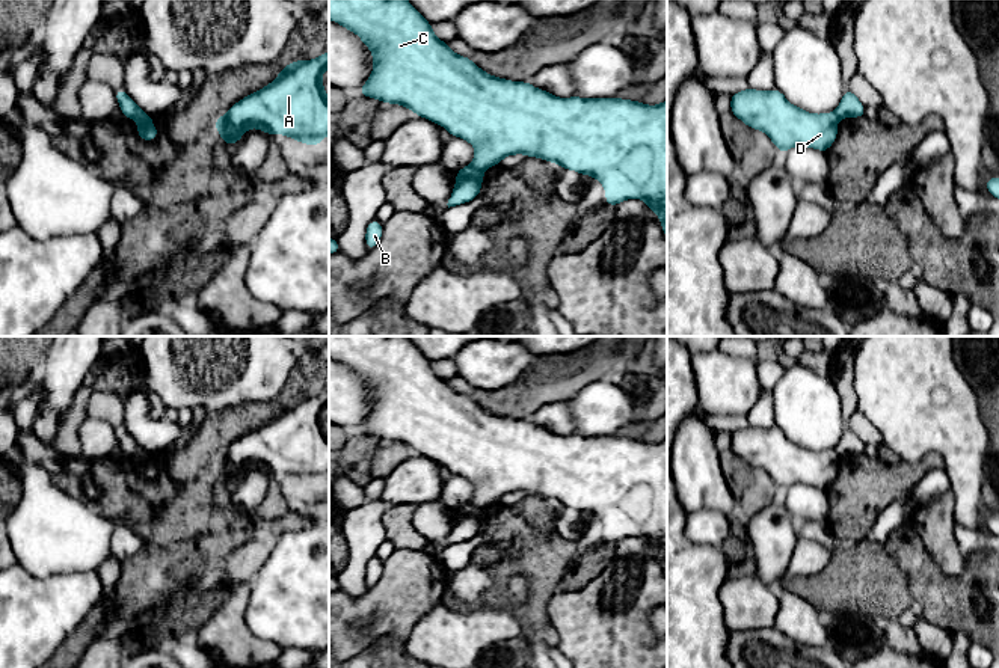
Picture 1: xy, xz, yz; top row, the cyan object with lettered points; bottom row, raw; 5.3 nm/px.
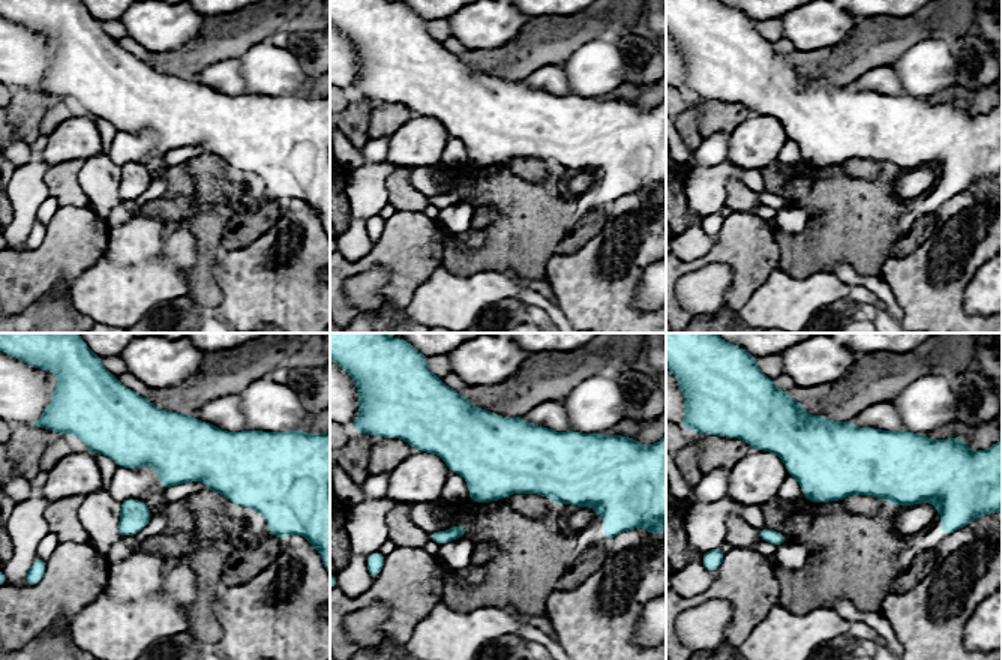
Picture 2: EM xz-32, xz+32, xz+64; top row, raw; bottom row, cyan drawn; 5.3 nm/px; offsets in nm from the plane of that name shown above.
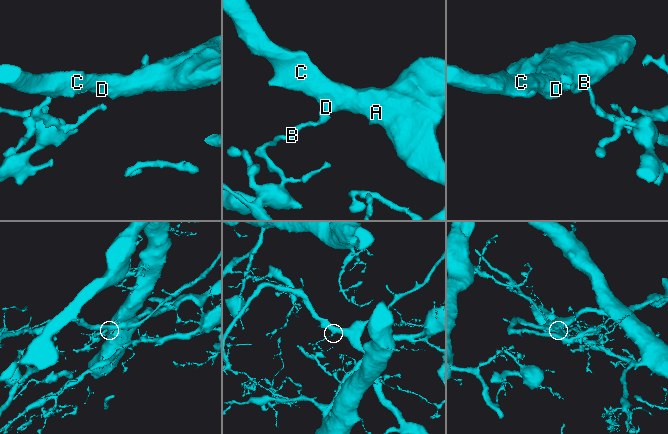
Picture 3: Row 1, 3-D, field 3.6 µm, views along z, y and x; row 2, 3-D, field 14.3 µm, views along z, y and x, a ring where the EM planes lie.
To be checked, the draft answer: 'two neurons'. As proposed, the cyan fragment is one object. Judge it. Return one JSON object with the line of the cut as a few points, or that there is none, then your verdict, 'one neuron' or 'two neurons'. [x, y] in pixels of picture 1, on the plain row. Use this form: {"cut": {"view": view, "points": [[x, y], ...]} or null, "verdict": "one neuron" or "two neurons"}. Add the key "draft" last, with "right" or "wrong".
{"cut": {"view": "xz", "points": [[471, 501], [483, 508]]}, "verdict": "two neurons", "draft": "right"}

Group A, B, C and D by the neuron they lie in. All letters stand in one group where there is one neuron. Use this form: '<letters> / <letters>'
A C D / B

